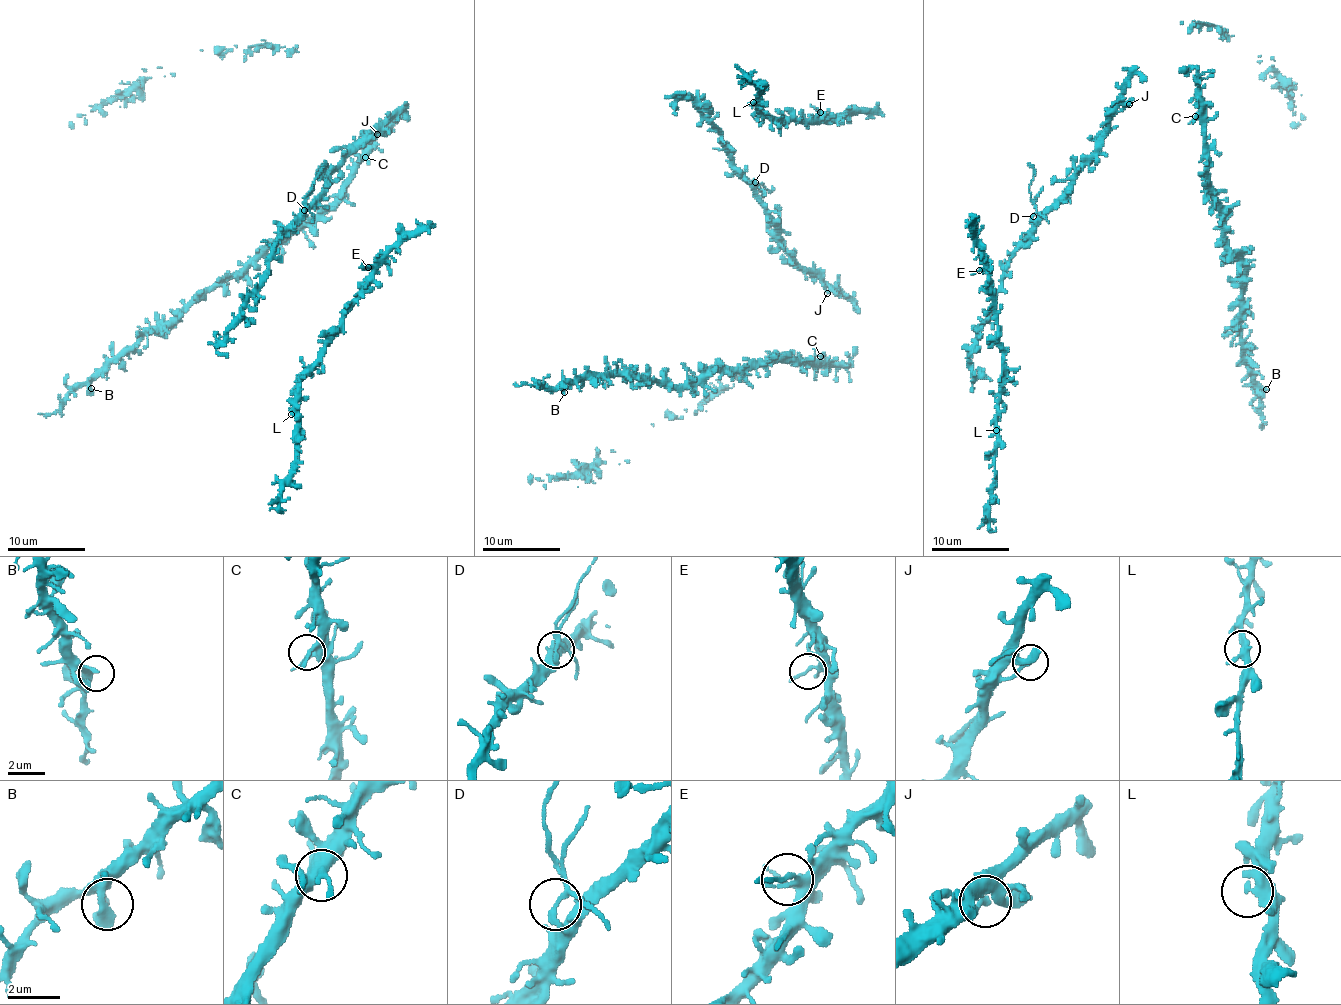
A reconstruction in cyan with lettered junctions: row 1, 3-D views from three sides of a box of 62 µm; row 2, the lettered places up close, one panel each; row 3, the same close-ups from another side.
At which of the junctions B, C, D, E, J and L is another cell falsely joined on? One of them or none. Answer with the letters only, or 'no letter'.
D

